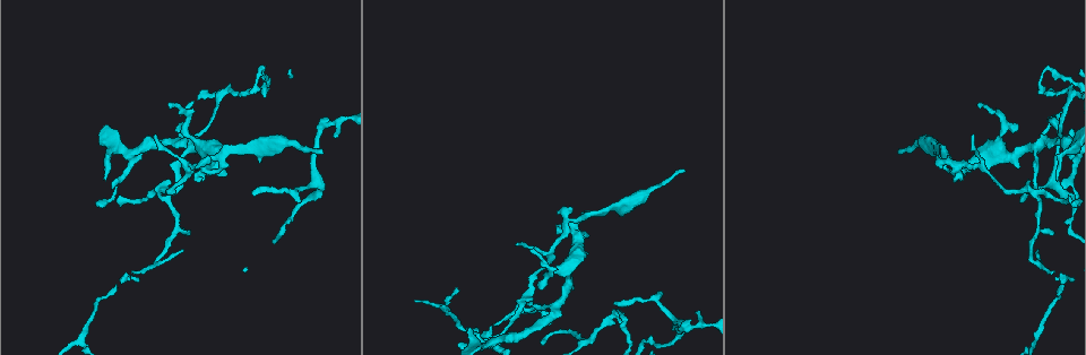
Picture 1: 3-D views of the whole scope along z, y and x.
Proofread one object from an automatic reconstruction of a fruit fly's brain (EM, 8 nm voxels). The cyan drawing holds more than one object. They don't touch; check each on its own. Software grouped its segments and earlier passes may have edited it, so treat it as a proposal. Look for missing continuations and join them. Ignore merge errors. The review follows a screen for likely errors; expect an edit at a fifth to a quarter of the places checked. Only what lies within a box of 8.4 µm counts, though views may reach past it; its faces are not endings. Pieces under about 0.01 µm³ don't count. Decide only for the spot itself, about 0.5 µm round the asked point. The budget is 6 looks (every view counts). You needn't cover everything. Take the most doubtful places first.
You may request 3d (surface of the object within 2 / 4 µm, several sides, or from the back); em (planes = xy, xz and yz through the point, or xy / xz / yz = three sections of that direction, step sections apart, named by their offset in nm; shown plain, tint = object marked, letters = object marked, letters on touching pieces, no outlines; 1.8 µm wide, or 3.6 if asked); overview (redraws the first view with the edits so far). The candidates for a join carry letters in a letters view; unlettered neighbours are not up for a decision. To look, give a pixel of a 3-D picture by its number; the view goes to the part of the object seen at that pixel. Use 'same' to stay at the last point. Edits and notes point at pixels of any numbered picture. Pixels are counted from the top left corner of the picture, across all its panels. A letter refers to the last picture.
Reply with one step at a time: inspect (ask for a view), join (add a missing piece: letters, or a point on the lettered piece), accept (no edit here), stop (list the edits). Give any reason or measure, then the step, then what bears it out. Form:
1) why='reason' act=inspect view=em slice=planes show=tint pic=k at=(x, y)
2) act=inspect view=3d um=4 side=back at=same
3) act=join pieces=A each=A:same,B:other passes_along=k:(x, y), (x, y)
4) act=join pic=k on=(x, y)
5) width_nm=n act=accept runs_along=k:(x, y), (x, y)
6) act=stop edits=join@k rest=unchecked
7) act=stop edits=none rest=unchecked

why='free end' act=inspect view=3d um=2 pic=1 at=(685, 170)

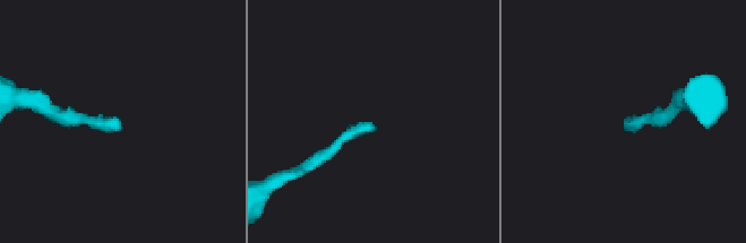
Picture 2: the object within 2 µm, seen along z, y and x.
why='shape alone is not enough' act=inspect view=em slice=xz step=8 show=plain pic=2 at=(118, 130)

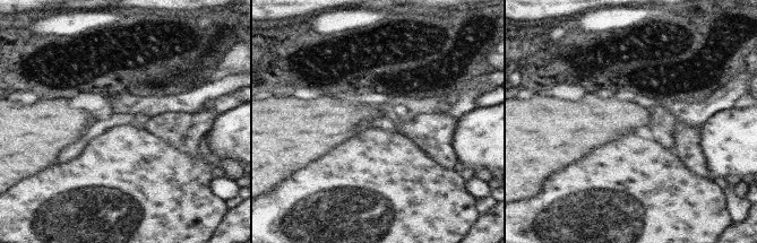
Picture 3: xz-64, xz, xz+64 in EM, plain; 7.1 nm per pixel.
why='what lies round it' act=inspect view=em slice=xz step=8 show=letters at=same

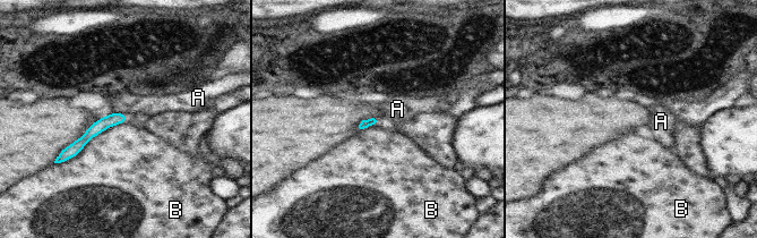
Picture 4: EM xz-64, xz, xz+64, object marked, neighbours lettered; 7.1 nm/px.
act=accept each=A:other,B:other found='none of them fits'

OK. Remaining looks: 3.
why='abrupt turn' act=inspect view=em slice=planes show=letters pic=1 at=(619, 313)

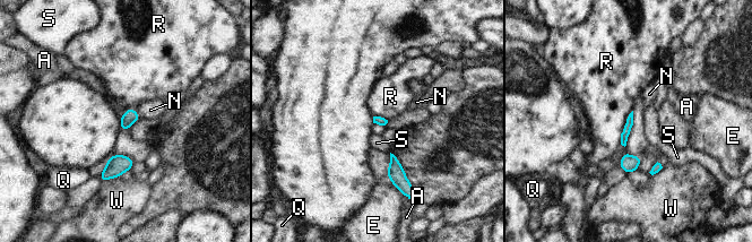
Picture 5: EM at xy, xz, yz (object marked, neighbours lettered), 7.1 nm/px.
act=accept each=A:other,E:other,N:other,Q:other,R:other,S:other,W:other border=5:(632, 110), (622, 130), (620, 144) found='no lettered piece goes on from it'

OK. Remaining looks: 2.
why='touches itself' act=inspect view=em slice=yz step=8 show=tint pic=1 at=(1038, 196)

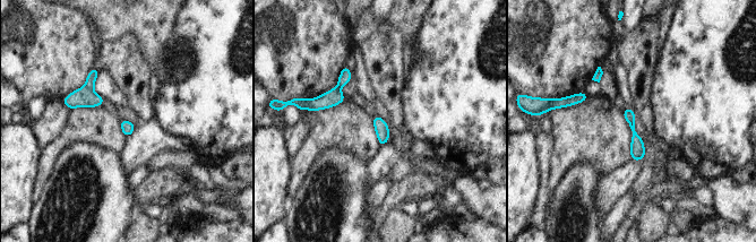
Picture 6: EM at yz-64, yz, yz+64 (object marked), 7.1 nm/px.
why='cut it another way' act=inspect view=em slice=planes show=letters at=same

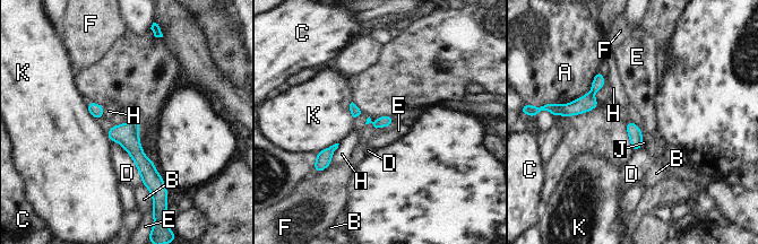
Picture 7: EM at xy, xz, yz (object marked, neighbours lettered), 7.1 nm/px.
act=accept each=A:other,B:other,C:other,D:other,E:other,F:other,H:other,J:other,K:other border=7:(86, 101), (104, 106) found='no lettered piece goes on from it'

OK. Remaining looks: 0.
act=stop edits=none rest=unchecked

